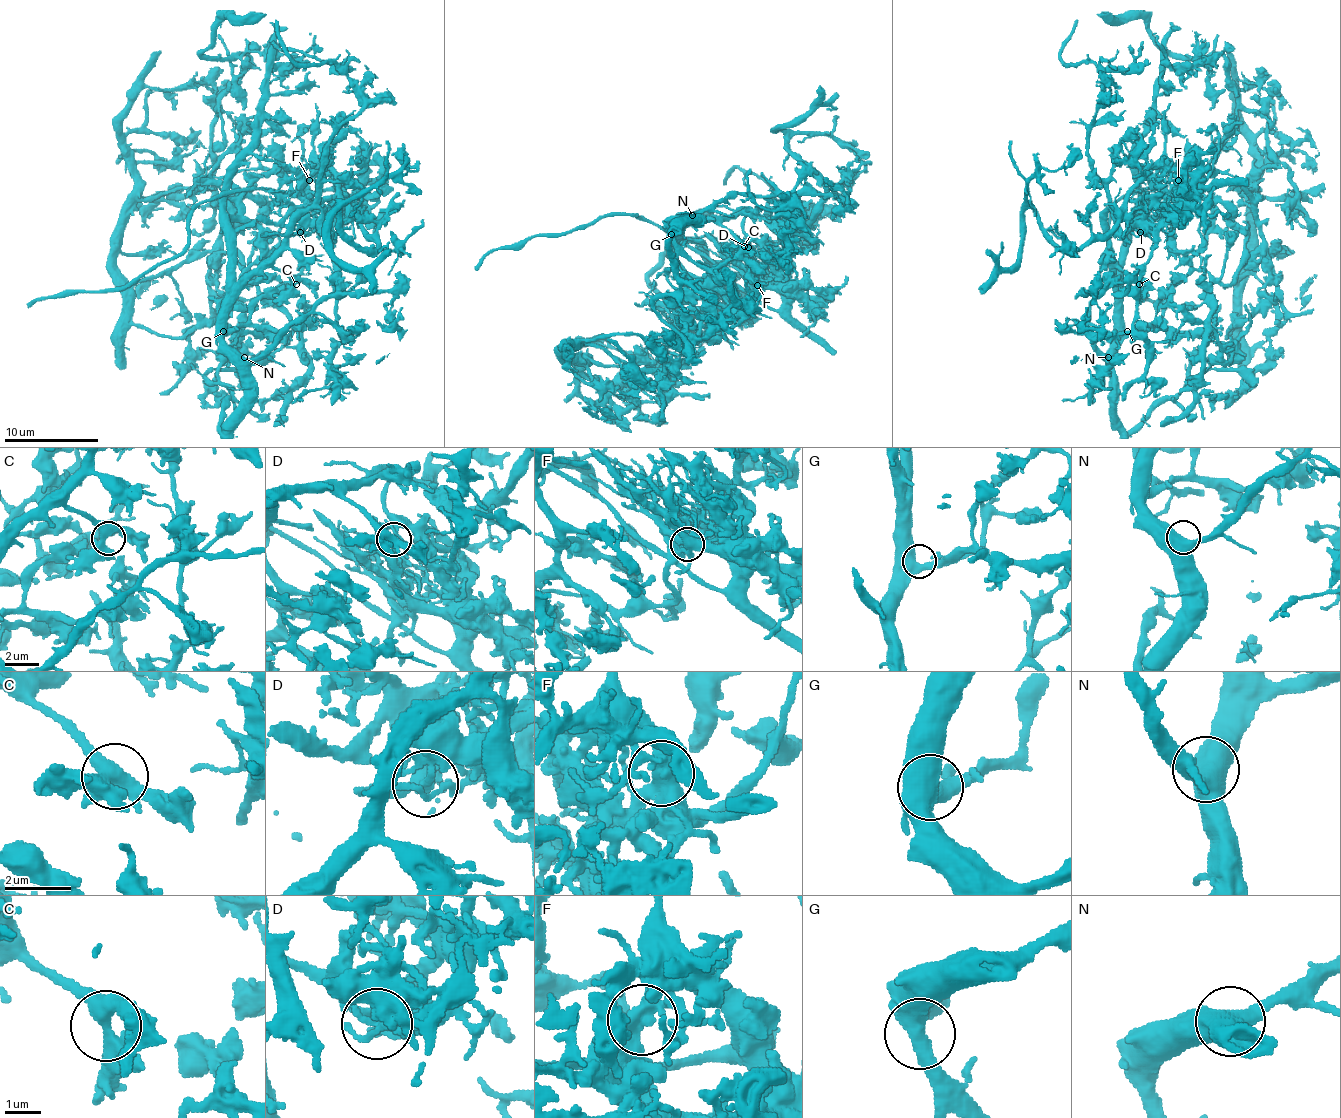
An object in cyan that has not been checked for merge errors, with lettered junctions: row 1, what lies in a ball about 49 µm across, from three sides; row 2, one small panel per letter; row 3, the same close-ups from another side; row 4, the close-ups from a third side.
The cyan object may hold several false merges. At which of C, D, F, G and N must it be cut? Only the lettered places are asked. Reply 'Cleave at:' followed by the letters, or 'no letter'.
Cleave at: D, F

